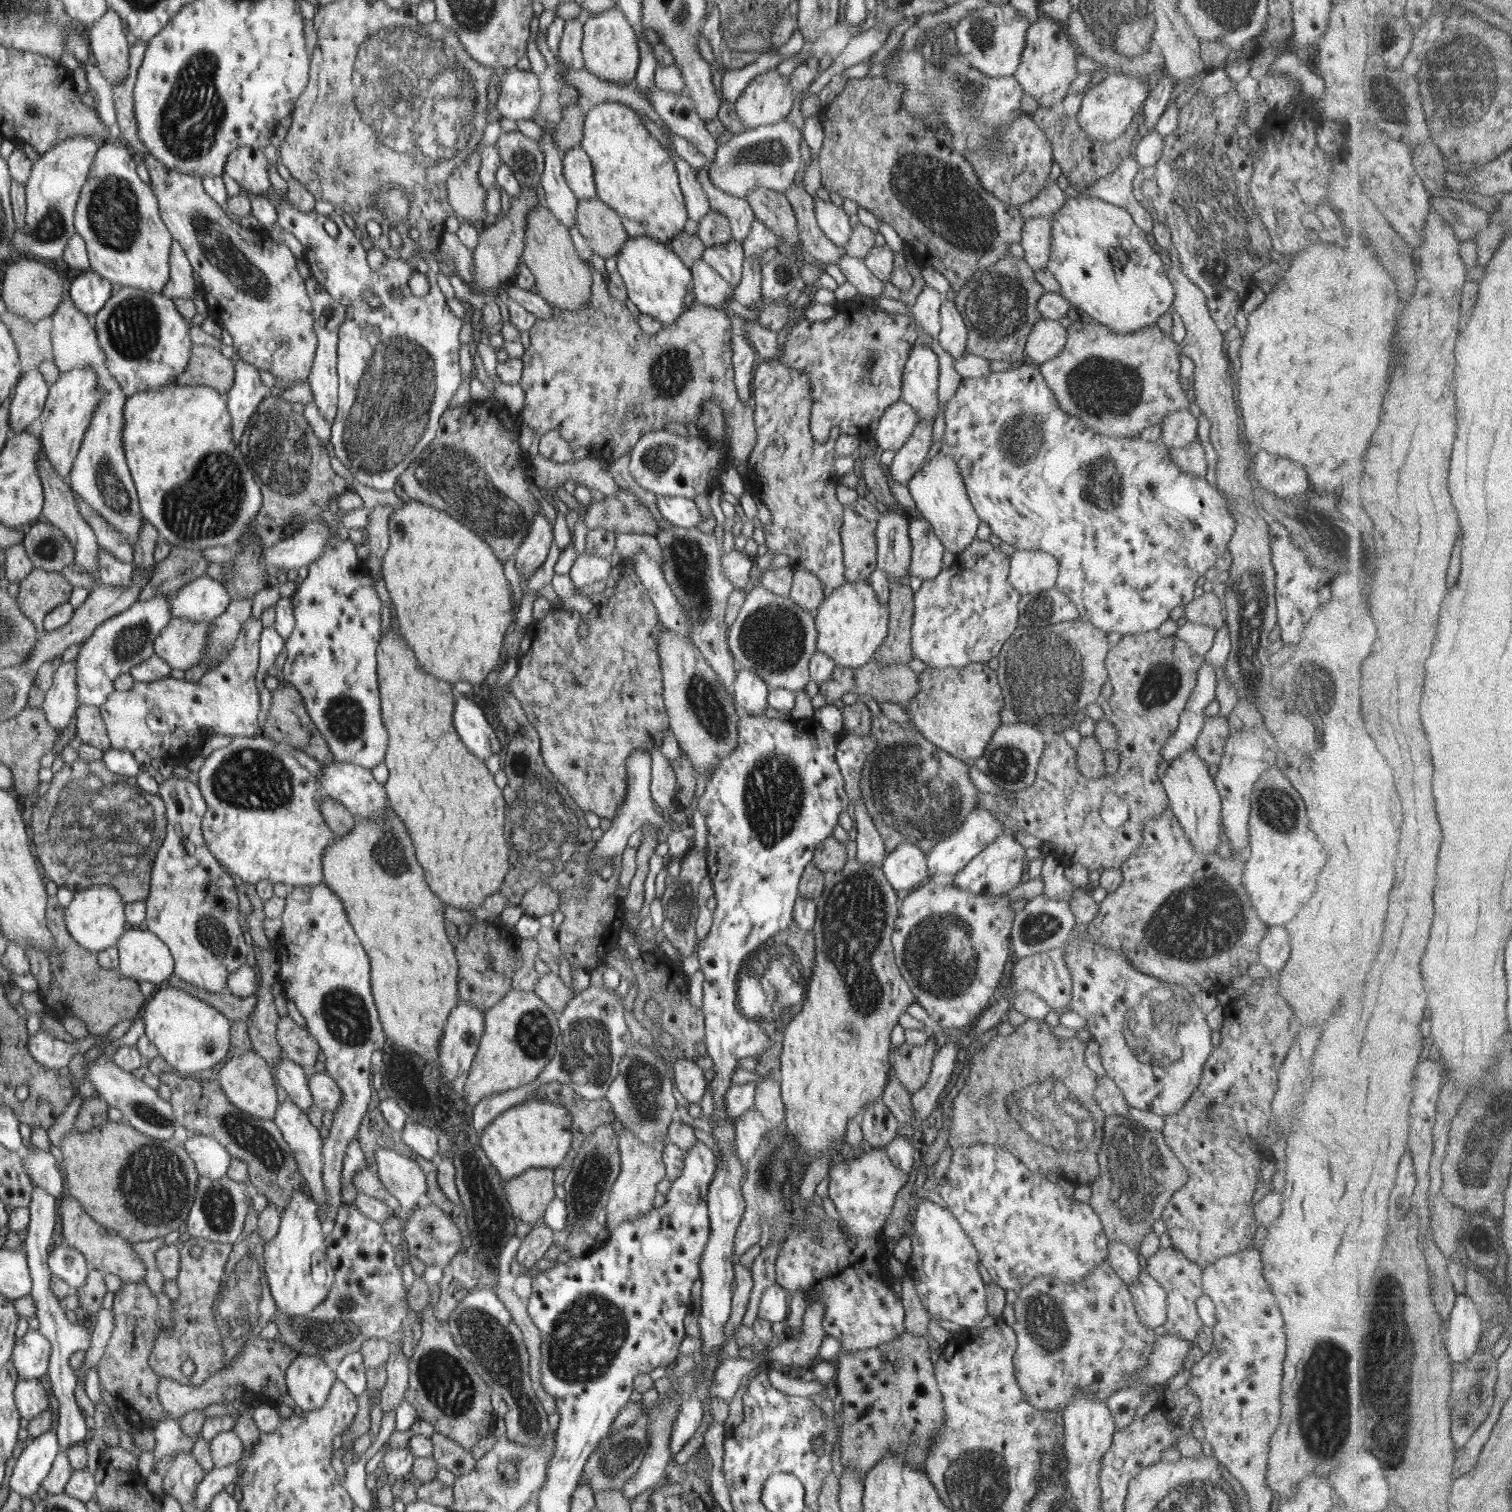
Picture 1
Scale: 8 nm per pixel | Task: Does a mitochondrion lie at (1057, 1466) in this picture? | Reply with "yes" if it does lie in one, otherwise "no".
no

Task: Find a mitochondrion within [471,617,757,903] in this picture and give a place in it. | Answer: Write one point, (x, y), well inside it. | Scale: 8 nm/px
(543, 804)

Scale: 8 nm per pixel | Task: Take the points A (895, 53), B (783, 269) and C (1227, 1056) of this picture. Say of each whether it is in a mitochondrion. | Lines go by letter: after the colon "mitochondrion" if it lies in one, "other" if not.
A: other
B: mitochondrion
C: other

